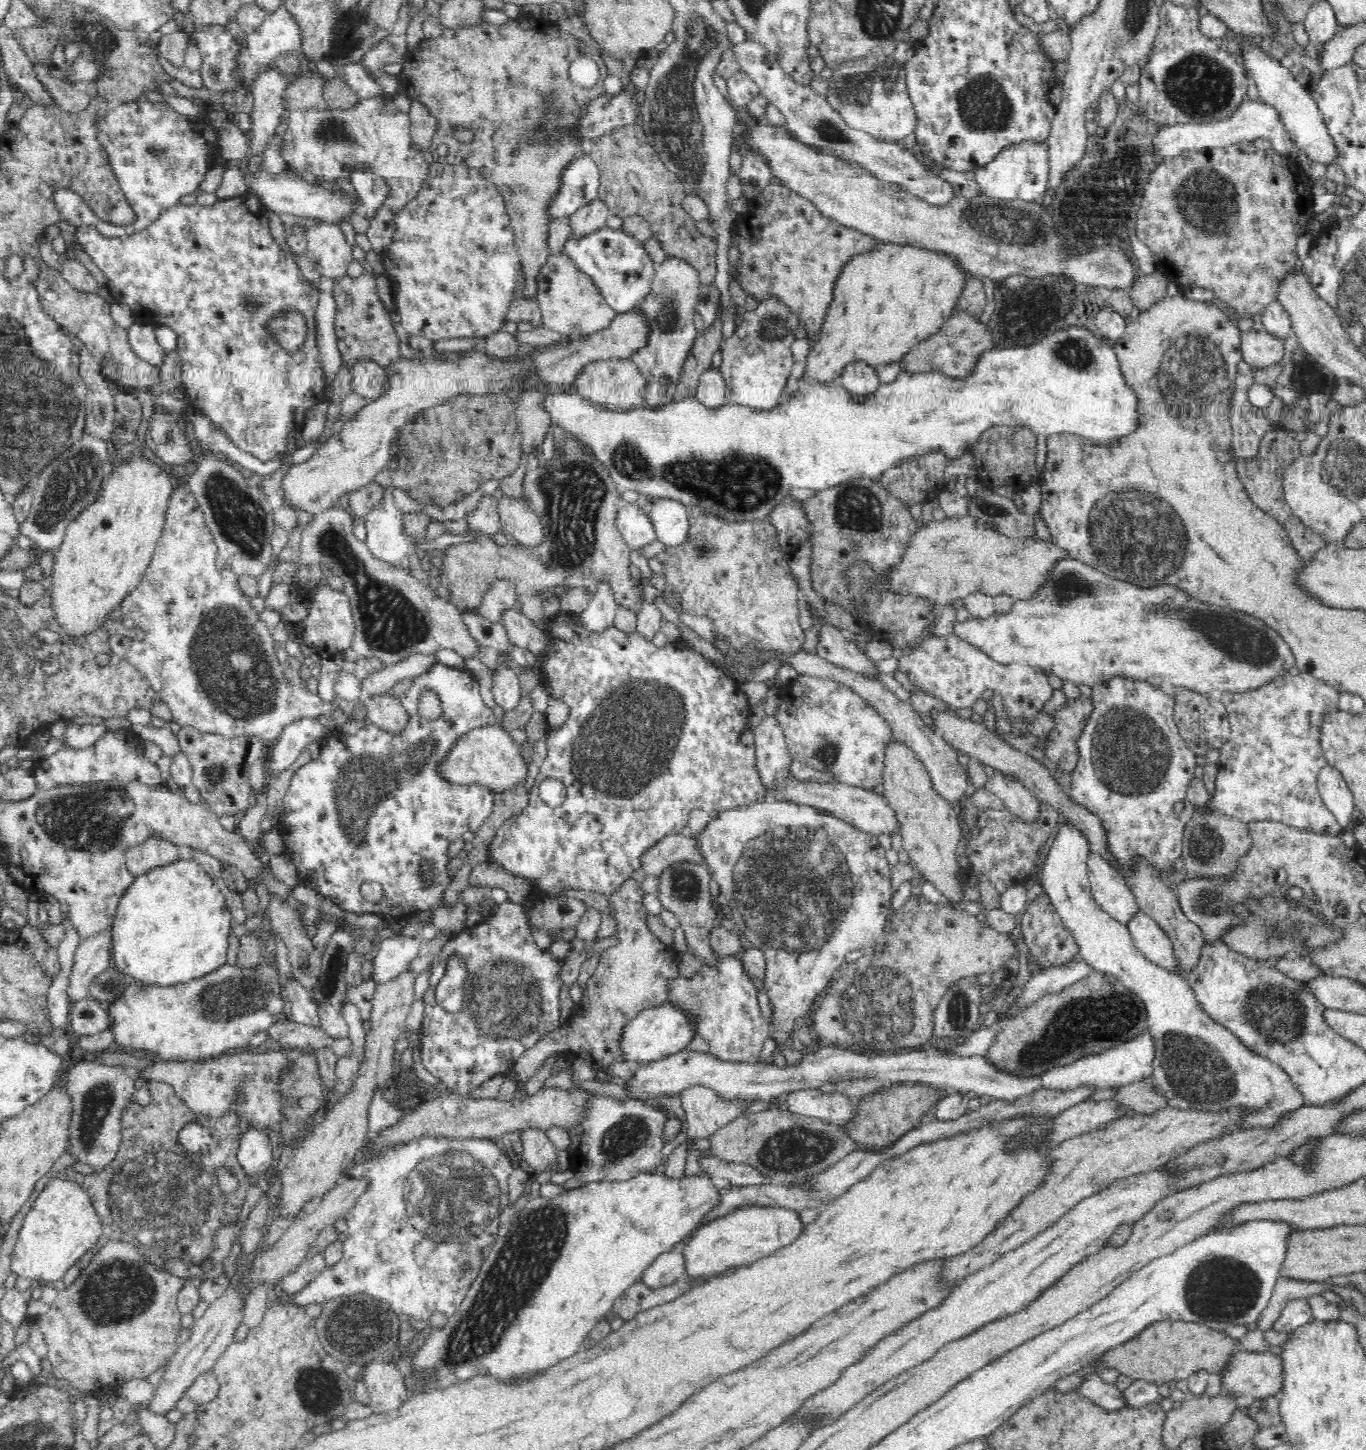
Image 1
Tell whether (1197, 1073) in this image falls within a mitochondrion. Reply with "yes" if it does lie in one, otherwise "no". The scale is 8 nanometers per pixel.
yes

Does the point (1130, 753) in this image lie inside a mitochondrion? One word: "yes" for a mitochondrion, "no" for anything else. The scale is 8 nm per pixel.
yes

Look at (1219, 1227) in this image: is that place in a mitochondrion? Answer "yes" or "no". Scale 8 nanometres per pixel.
no

